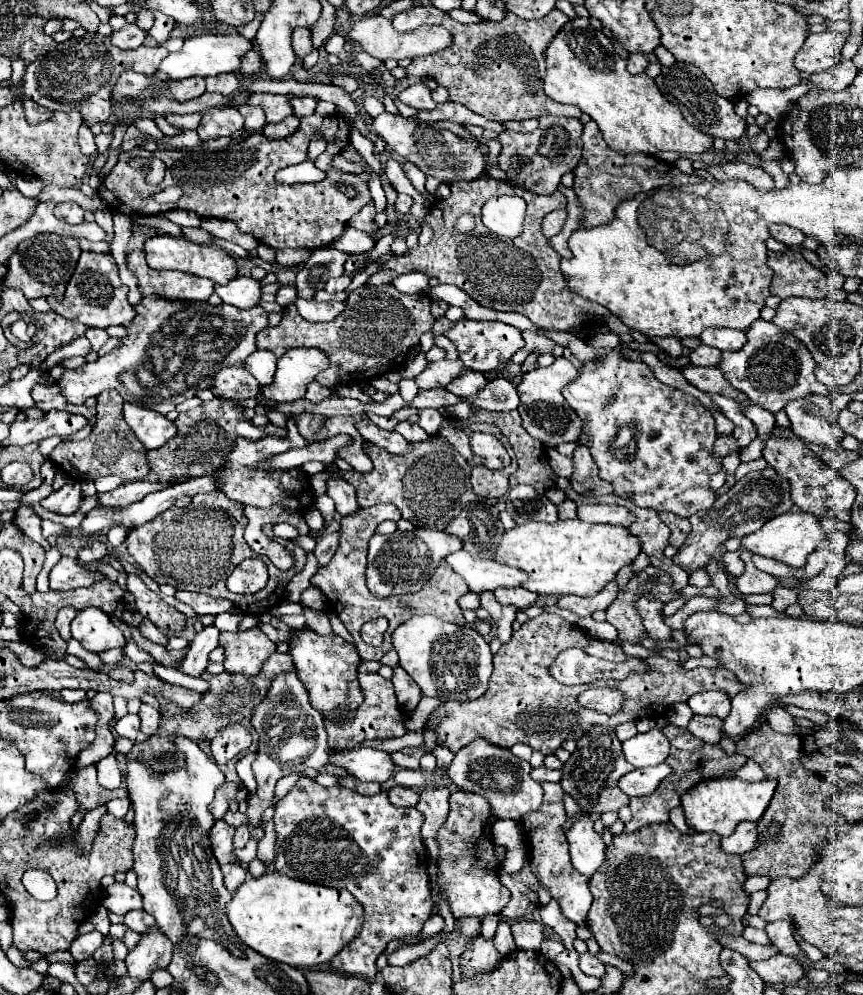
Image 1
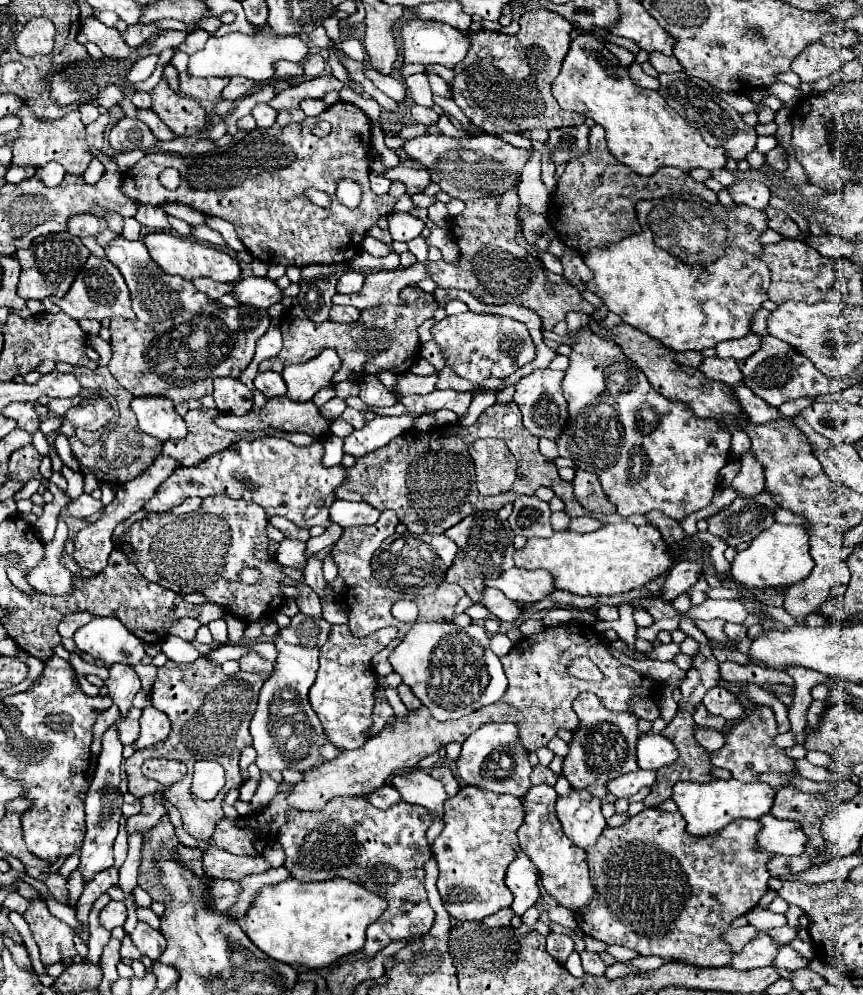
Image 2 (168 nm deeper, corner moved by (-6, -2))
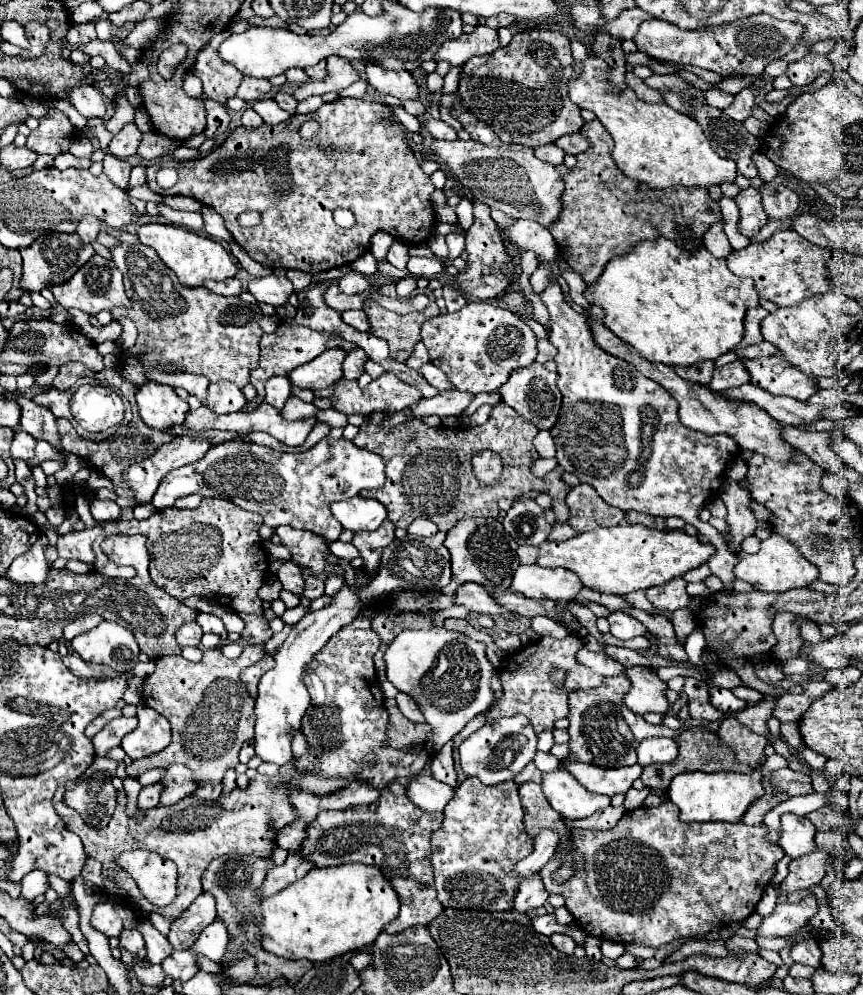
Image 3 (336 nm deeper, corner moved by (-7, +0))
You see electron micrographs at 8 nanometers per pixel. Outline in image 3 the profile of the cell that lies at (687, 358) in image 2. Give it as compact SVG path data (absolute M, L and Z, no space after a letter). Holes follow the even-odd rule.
M709 360L709 362L695 362L693 366L675 366L675 372L689 382L697 382L697 384L707 386L711 382L713 368L715 368L715 364Z

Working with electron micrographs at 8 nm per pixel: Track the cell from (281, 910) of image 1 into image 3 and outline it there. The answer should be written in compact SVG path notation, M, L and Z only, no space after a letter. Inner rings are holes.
M343 864L335 868L313 868L301 880L289 884L285 890L277 892L271 898L261 902L263 920L259 930L263 934L263 948L275 956L289 958L289 960L311 960L311 962L325 962L347 952L357 952L377 940L381 934L381 926L391 922L399 912L399 898L383 878L377 866L367 864Z

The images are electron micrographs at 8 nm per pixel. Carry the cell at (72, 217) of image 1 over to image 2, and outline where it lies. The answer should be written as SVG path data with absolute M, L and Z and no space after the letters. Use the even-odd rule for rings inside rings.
M84 214L84 216L74 216L68 220L68 232L72 236L84 238L84 236L96 236L100 230L100 222L94 214Z

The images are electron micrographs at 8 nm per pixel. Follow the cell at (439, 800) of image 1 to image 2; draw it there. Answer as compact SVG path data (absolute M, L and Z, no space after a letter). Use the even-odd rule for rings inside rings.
M438 764L438 766L434 766L430 774L432 774L436 780L440 780L440 782L444 784L448 796L454 796L454 794L458 792L458 782L456 782L454 772L452 772L452 768L450 768L448 764Z

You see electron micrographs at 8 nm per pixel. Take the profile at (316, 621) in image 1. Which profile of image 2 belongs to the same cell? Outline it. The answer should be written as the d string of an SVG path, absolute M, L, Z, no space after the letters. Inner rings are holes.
M298 584L296 588L298 588L296 604L298 604L300 612L306 614L306 616L322 616L322 606L320 606L318 594L306 584Z

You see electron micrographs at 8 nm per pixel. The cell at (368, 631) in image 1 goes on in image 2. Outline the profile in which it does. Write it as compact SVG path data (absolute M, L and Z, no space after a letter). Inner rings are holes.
M346 624L332 626L330 640L320 648L320 668L314 686L310 688L310 704L318 714L328 742L340 750L352 750L368 740L372 728L374 690L378 688L378 676L370 666L372 656L386 648L396 638L396 628L387 627L366 636L352 636Z

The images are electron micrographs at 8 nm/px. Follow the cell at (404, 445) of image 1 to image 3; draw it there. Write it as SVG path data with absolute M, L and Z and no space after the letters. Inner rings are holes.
M335 408L321 410L315 418L317 418L317 422L327 424L329 428L345 428L345 426L347 426L347 416L345 416L345 414L341 414L341 412L339 412L339 410L335 410Z

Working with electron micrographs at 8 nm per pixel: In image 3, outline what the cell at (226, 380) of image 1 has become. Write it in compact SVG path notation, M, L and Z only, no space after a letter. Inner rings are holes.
M221 380L215 384L209 384L209 408L217 414L231 414L243 410L247 404L243 392L239 386L233 386L233 382Z

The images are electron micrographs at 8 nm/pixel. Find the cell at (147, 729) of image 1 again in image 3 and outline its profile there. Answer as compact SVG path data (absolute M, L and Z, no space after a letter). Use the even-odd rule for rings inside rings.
M139 704L137 718L139 718L137 730L129 732L121 742L121 748L127 752L129 758L133 758L133 760L143 758L143 756L149 756L149 754L159 752L165 746L169 746L171 728L169 728L169 720L165 716L157 714L153 708L145 706L145 704Z

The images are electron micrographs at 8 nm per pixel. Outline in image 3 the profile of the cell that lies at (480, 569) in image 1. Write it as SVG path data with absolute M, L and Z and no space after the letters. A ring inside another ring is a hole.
M537 564L519 566L509 590L535 600L573 600L583 588L575 572L565 568L541 568Z

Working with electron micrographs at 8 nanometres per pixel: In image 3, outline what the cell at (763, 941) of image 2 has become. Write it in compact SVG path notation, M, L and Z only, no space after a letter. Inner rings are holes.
M813 896L801 900L799 904L787 904L785 900L779 900L775 910L763 918L761 926L757 928L757 936L763 938L789 936L801 926L805 926L815 912L817 912L817 904Z

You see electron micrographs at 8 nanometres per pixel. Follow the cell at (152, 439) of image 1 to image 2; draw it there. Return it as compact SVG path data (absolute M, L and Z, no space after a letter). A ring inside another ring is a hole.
M144 396L132 400L132 410L138 418L142 432L158 440L174 440L186 436L186 424L182 416L176 414L174 402L166 396Z

